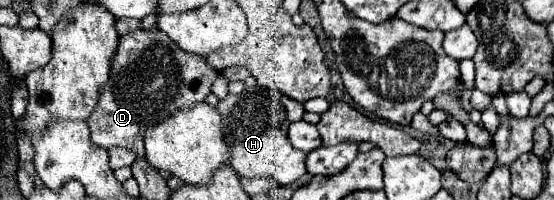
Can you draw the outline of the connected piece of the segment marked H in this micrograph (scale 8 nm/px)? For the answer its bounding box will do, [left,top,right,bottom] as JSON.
[216,88,306,184]

